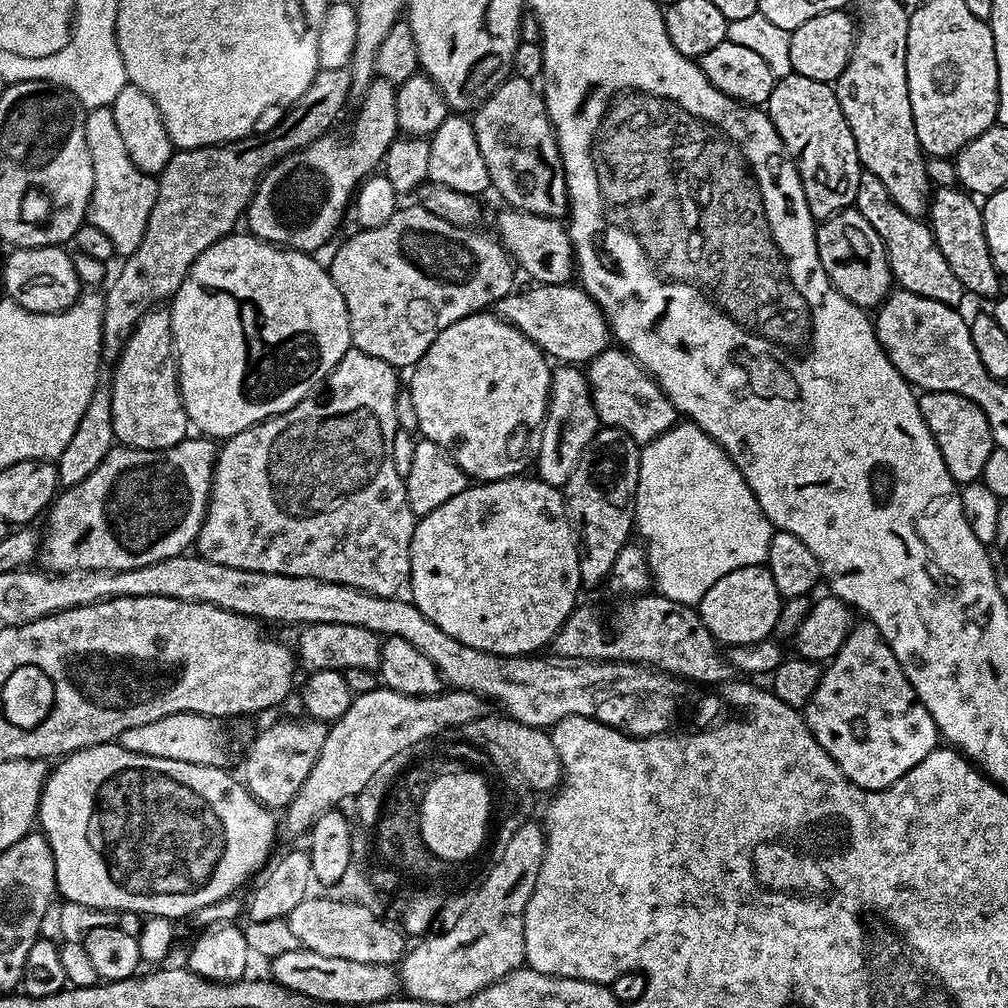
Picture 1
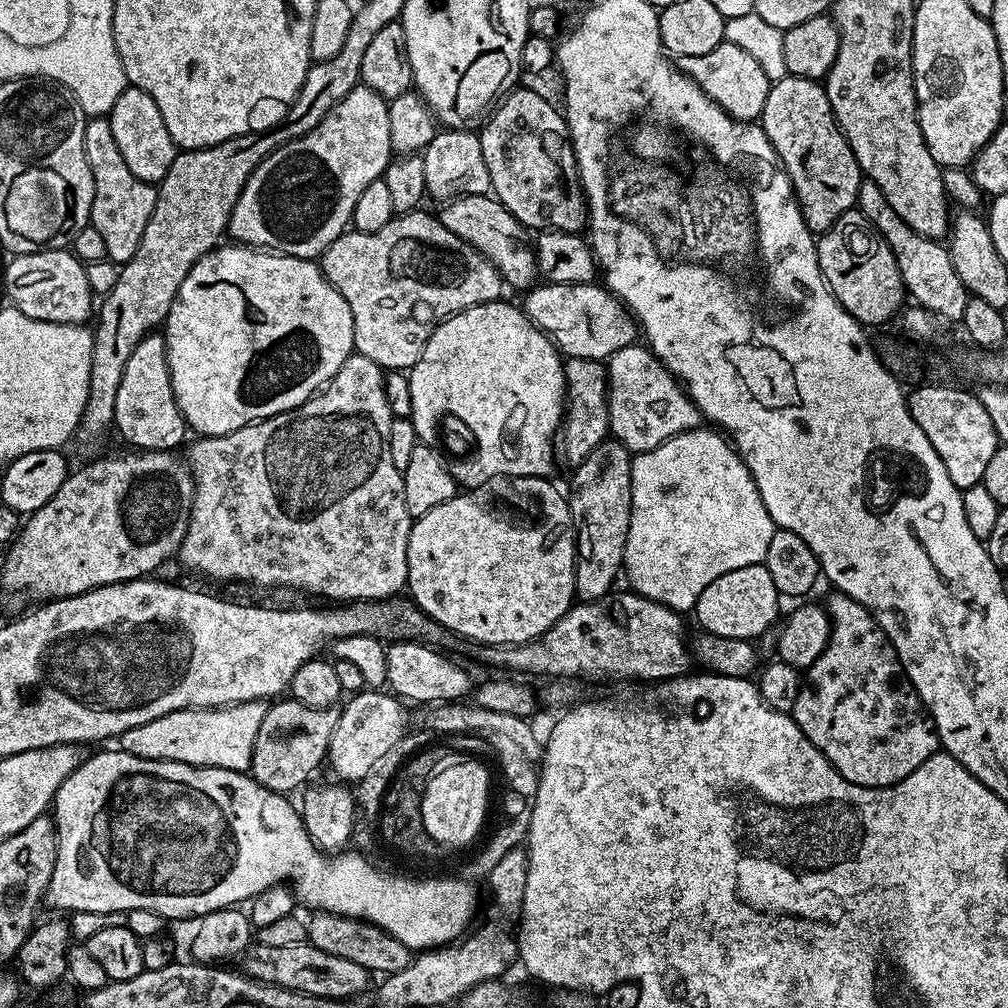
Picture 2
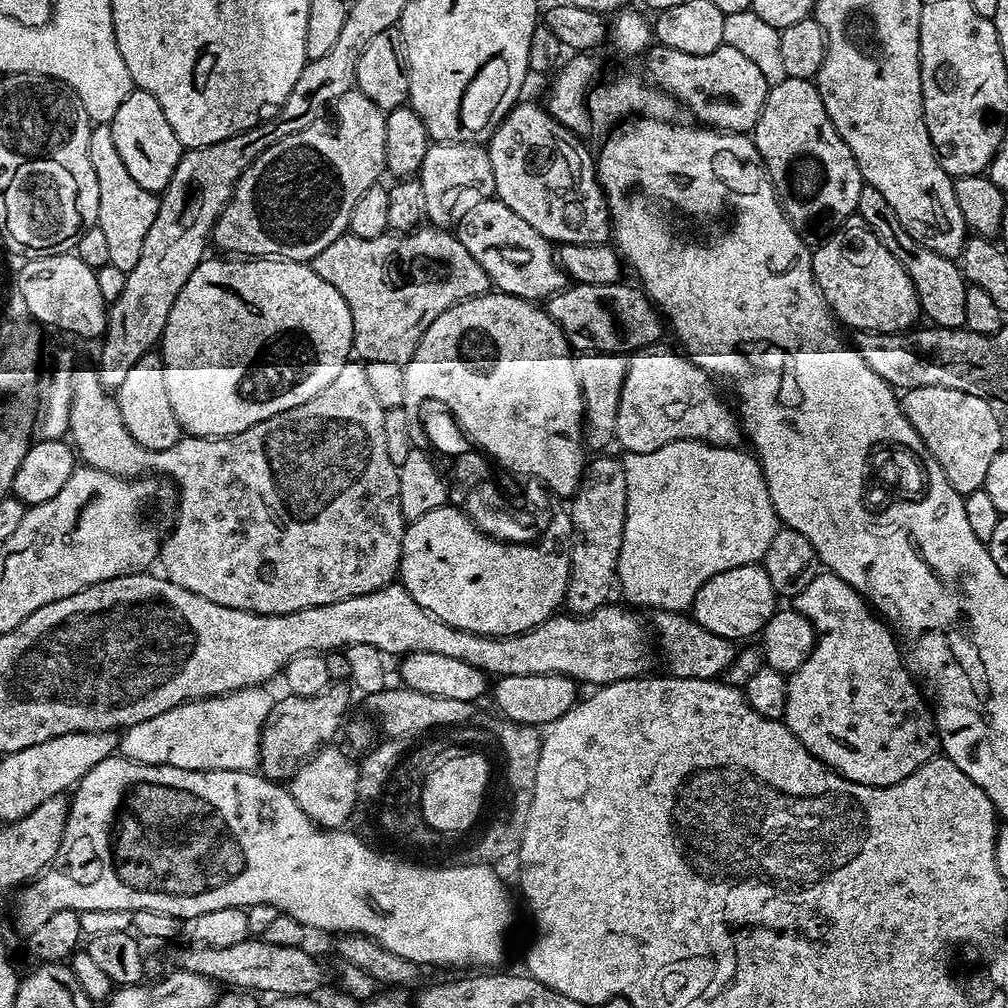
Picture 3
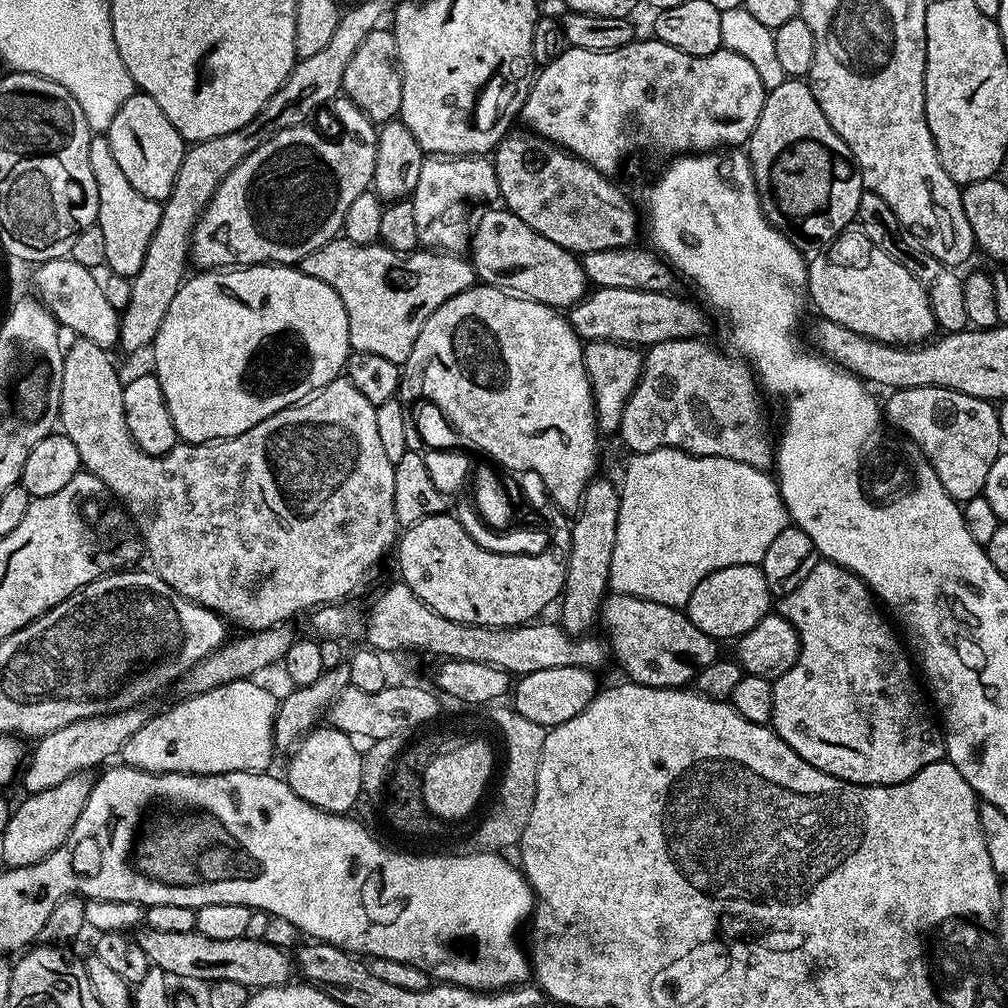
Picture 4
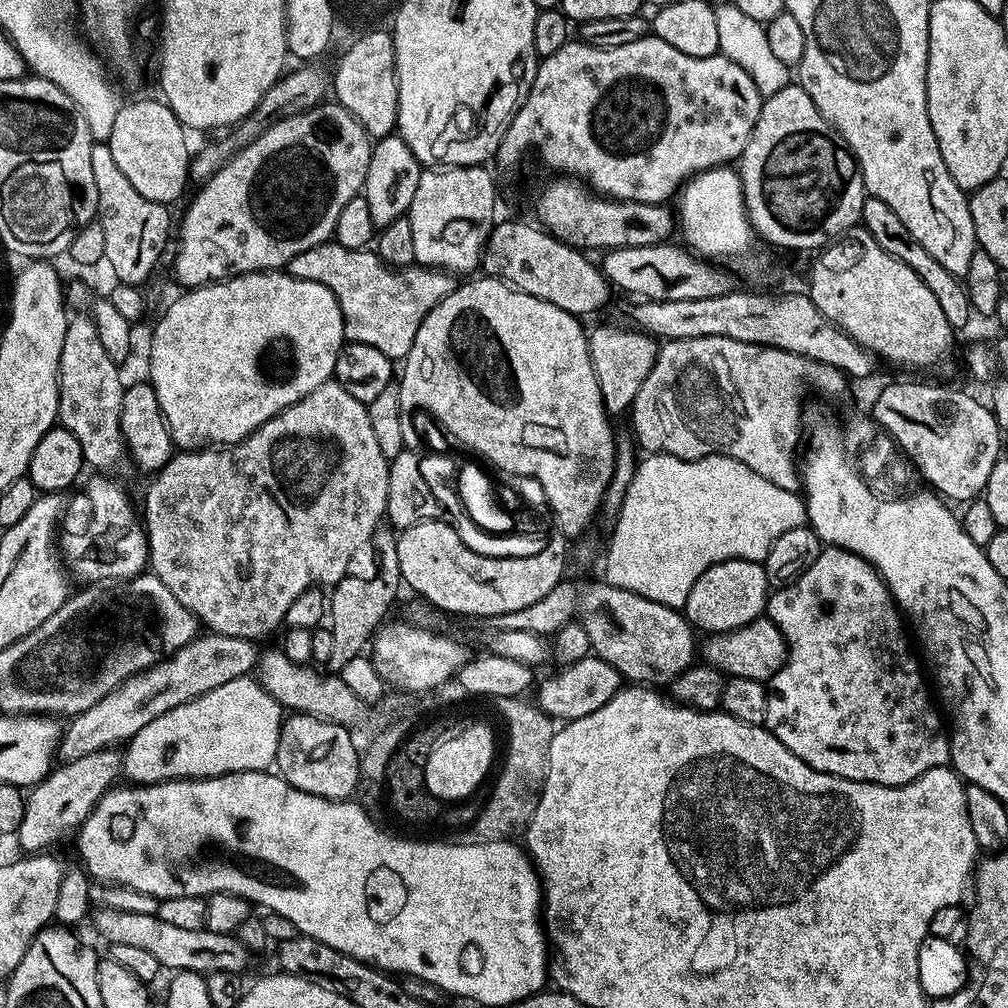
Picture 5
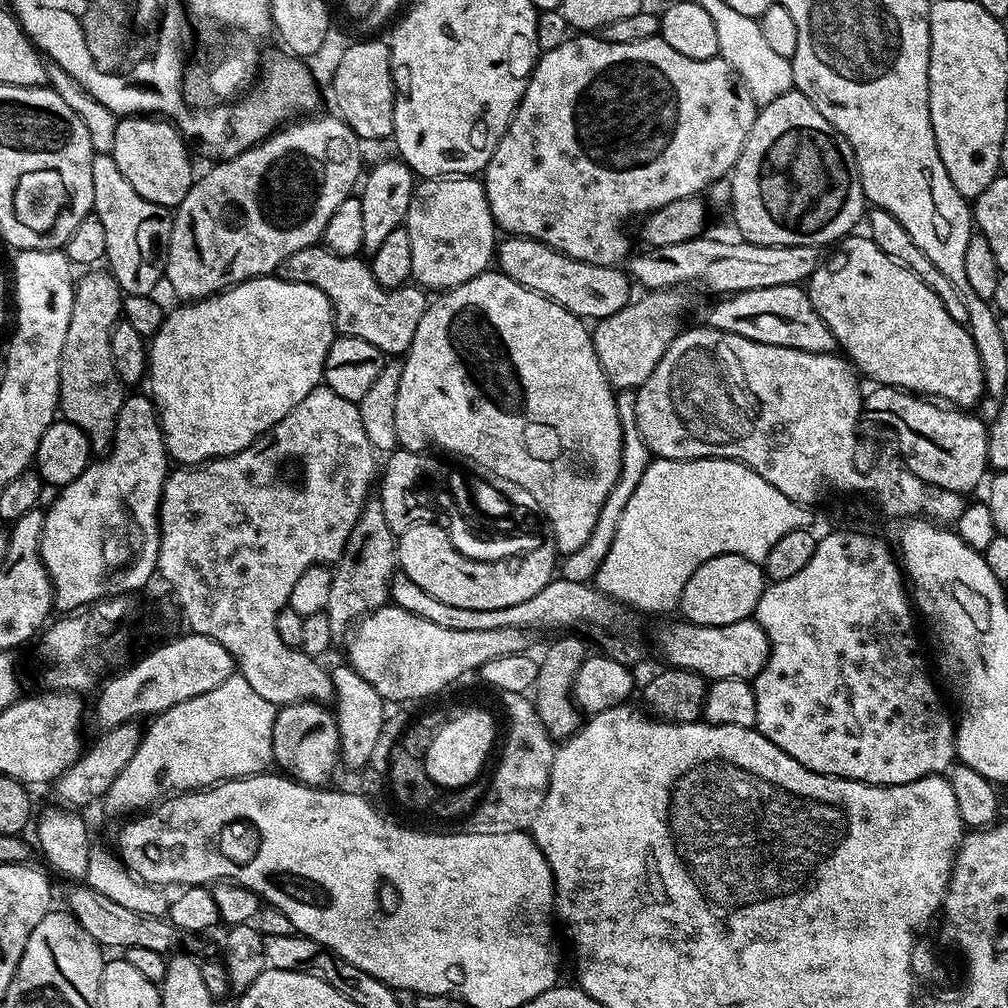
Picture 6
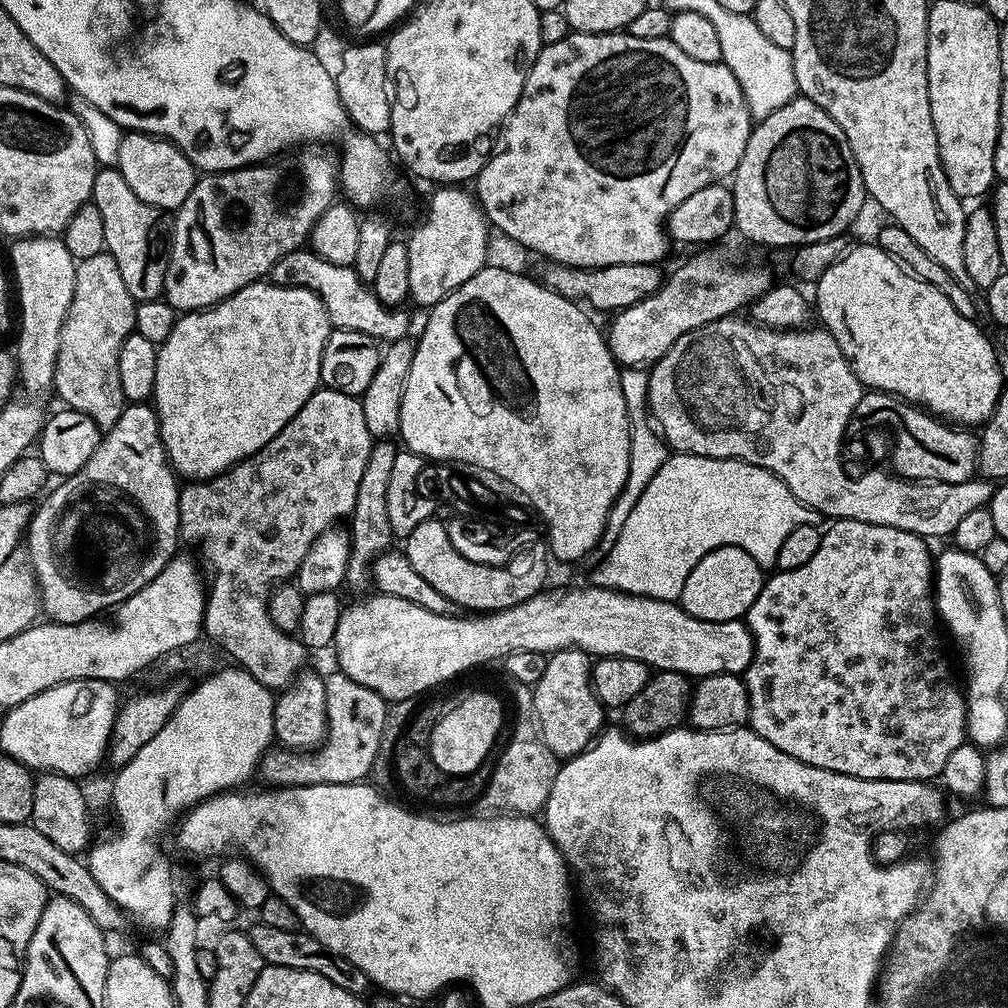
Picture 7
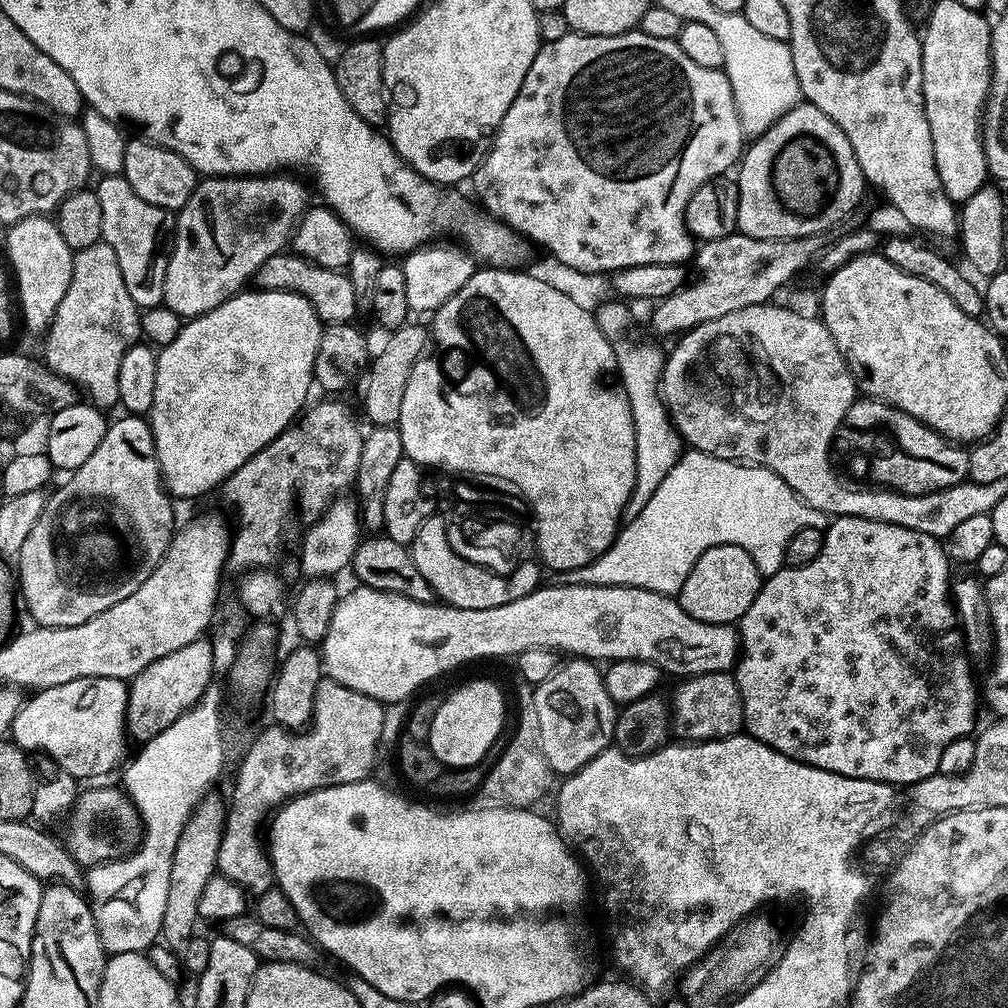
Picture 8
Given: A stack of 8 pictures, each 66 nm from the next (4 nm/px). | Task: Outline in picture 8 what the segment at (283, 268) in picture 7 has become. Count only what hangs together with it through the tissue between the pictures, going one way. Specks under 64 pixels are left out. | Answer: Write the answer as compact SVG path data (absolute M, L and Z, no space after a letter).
M281 254L272 256L265 264L260 265L259 280L261 289L274 292L296 292L299 296L305 296L325 325L347 324L356 320L354 318L358 291L356 285L343 271L311 264L309 260L295 254Z

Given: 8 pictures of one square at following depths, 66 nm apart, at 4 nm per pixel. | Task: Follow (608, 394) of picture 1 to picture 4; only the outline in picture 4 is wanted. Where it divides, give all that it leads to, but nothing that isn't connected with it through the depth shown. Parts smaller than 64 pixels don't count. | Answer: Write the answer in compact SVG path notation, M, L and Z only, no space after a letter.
M693 338L690 340L667 340L651 345L644 356L644 369L640 375L640 380L636 383L636 389L630 394L626 402L626 410L622 414L620 423L619 439L624 439L624 444L629 449L629 453L653 452L659 448L681 448L683 452L688 452L692 456L717 456L718 458L730 458L742 462L746 466L755 468L771 469L774 464L774 440L768 437L768 424L764 421L764 408L760 405L761 389L758 387L757 377L751 367L743 359L729 354L727 351L719 352L716 348L711 348L708 344L703 344L703 339Z

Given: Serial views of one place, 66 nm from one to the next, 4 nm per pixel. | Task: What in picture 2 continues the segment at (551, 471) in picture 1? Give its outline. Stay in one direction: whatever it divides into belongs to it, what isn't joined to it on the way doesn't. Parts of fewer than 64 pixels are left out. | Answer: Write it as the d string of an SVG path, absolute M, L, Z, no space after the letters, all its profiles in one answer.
M567 357L564 360L564 418L562 421L562 436L564 432L564 460L569 466L575 466L582 463L582 461L590 455L594 449L605 440L609 439L610 433L608 430L608 373L605 365L598 360L587 360L586 358Z

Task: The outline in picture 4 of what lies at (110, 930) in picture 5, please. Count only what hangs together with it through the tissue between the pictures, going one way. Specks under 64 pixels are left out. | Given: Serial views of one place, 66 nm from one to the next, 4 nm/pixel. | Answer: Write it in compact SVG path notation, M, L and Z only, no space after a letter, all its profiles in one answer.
M147 926L141 927L135 933L138 946L146 953L149 965L156 965L167 972L169 977L181 976L184 980L204 980L211 982L221 980L222 982L242 982L250 990L262 988L273 988L279 984L289 983L294 976L294 960L285 949L278 946L270 946L270 942L263 940L252 940L248 936L242 938L206 938L201 932L183 932L178 934L175 930L154 930Z

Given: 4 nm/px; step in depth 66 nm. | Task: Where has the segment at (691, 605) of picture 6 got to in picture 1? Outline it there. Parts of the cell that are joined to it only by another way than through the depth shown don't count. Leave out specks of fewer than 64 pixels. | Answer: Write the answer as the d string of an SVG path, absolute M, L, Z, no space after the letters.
M755 564L734 570L726 578L718 578L706 590L698 611L714 639L721 645L731 646L769 639L775 633L781 603L782 597L778 586L774 586L770 570L764 564Z

